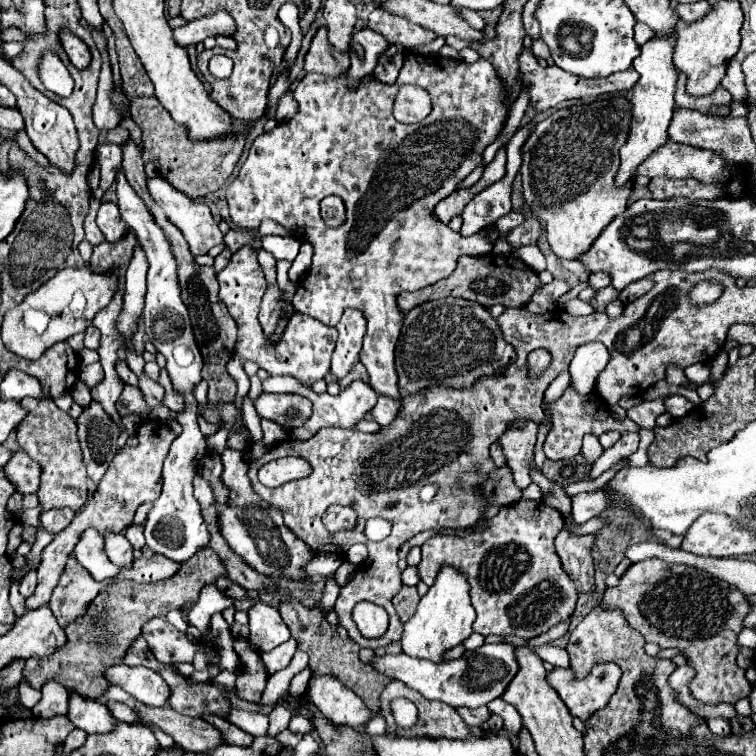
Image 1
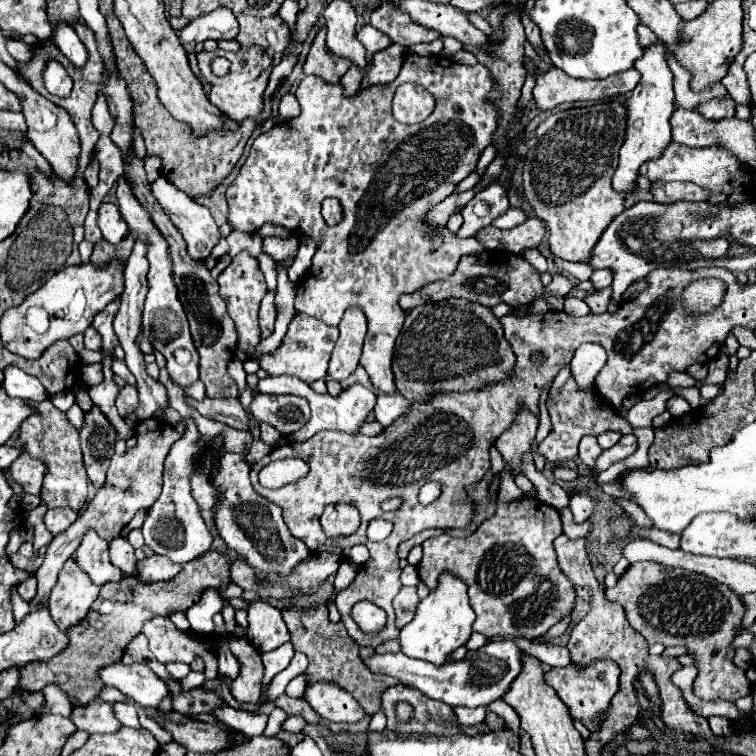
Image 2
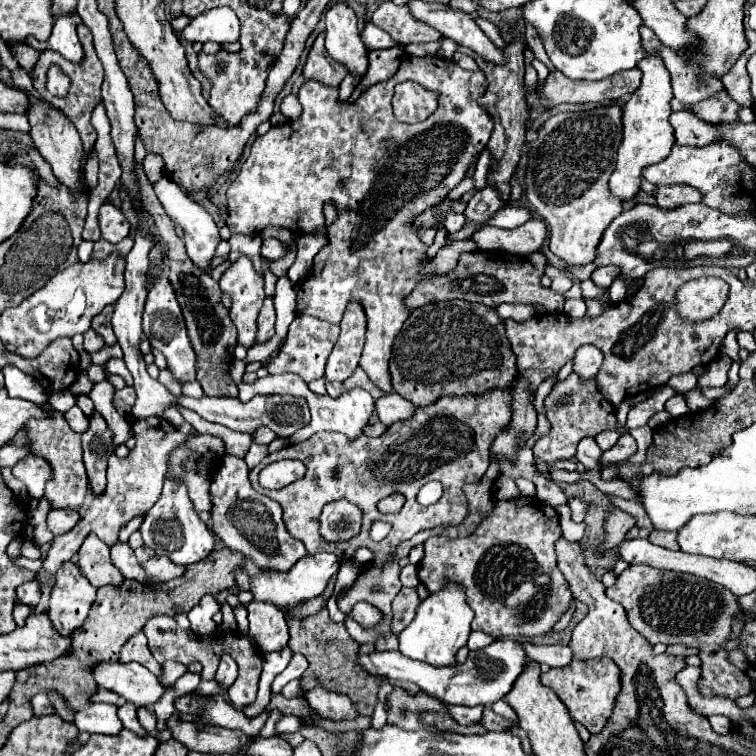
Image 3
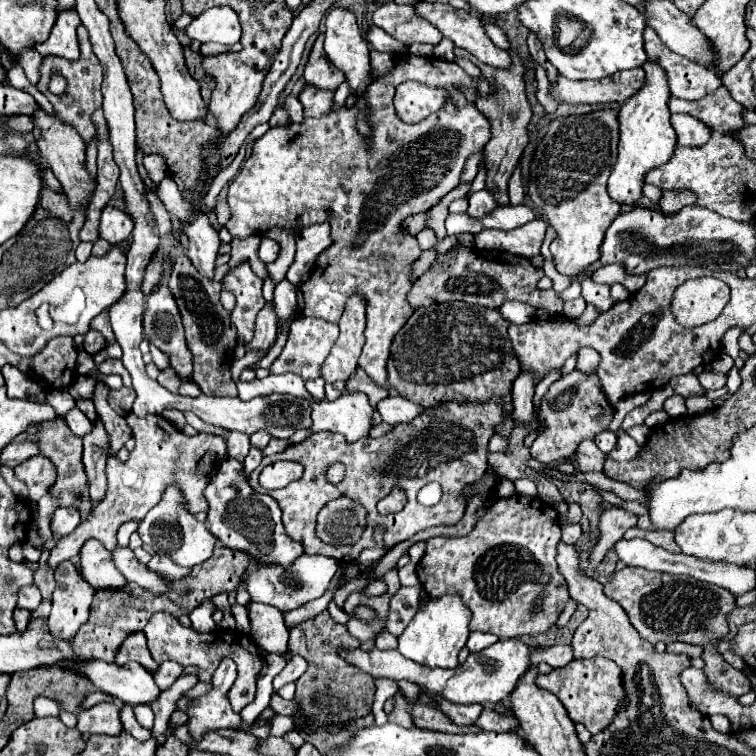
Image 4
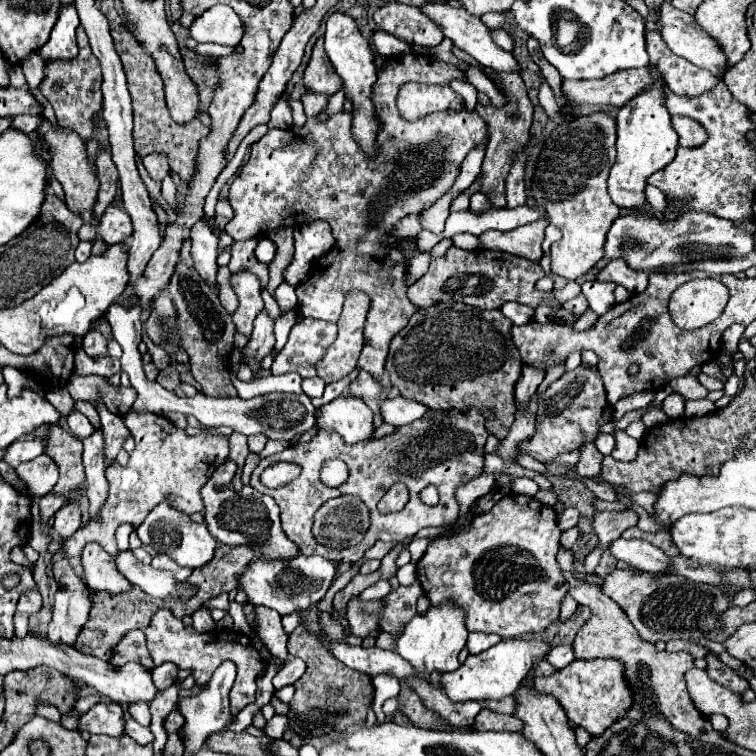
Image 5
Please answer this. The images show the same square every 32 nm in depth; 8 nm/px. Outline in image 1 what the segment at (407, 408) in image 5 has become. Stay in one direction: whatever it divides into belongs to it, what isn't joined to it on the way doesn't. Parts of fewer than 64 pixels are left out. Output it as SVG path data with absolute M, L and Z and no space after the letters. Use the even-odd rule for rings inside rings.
M378 396L378 402L376 406L370 410L372 418L380 424L380 426L388 426L394 418L396 418L396 412L400 410L400 398L398 400L392 400L388 396Z

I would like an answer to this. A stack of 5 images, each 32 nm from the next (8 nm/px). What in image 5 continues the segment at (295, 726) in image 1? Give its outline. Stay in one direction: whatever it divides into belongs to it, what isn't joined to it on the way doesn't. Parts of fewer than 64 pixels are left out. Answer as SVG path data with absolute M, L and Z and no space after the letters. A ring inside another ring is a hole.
M276 714L276 716L264 726L264 730L266 730L266 734L268 734L270 738L282 738L282 734L288 730L288 726L290 726L288 718Z

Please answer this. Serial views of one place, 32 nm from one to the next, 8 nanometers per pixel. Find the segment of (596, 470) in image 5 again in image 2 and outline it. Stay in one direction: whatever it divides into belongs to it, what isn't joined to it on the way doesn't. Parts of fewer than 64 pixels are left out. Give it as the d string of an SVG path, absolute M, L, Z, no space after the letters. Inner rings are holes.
M584 436L584 440L580 442L580 460L588 466L588 468L594 468L594 462L596 458L602 454L602 448L598 444L598 440L594 436Z

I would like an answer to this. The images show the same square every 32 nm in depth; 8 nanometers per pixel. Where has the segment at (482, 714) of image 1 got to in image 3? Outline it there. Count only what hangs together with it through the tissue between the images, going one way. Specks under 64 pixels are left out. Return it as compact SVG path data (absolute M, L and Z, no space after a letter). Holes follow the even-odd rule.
M446 705L452 718L462 724L462 726L470 726L470 724L478 724L482 720L482 710L484 706L466 707L460 705Z

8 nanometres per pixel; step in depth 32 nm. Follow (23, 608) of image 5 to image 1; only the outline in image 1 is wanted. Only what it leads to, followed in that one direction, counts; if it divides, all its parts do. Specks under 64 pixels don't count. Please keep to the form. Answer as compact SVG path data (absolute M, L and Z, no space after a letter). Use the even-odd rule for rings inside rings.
M36 570L28 572L28 574L22 578L22 582L20 582L20 594L22 594L24 598L28 598L28 596L32 596L34 588L36 588Z

